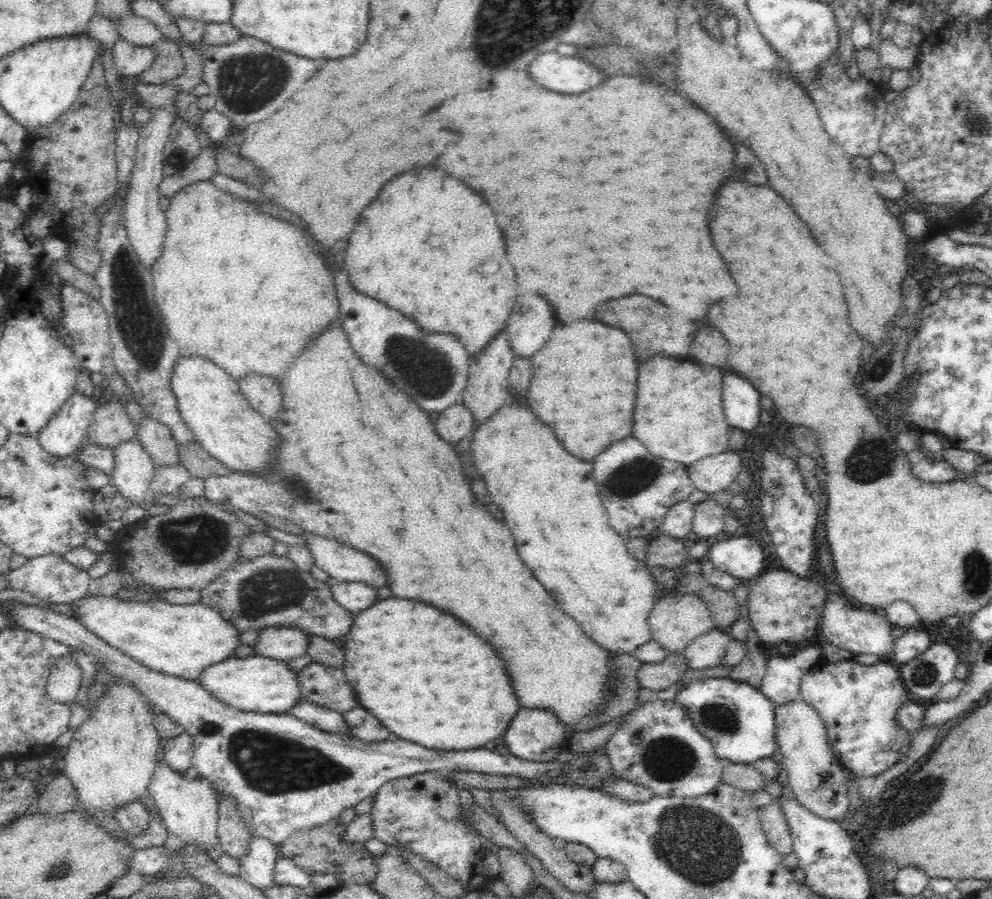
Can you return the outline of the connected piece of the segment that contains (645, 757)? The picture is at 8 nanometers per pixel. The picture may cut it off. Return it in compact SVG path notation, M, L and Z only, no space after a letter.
M673 698L650 700L625 715L616 734L605 744L605 754L620 778L650 788L661 797L696 798L712 792L723 782L722 760Z

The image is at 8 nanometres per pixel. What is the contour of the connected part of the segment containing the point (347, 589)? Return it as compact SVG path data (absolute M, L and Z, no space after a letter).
M328 581L333 600L342 608L356 614L374 605L379 599L377 590L362 582Z

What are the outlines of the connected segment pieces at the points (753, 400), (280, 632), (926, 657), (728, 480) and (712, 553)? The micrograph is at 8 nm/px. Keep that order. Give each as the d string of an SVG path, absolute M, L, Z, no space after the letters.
M724 374L723 413L730 427L743 431L757 430L760 424L760 394L736 374Z
M266 627L258 632L254 655L288 661L306 653L309 634L298 627Z
M934 642L916 658L897 666L912 700L922 704L932 700L942 686L954 679L957 660L952 646Z
M727 451L694 462L687 472L694 489L709 496L728 490L742 468L740 456Z
M733 534L712 543L706 558L714 567L739 581L748 581L760 575L764 564L762 548L743 534Z

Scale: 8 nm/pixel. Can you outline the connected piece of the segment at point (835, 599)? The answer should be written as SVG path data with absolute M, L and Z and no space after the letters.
M828 594L826 604L824 604L823 613L819 618L821 636L830 644L834 644L853 655L873 654L878 656L880 661L891 661L891 654L894 648L894 637L890 631L892 626L886 620L886 617L879 616L874 610L856 609L849 604L845 596L838 594Z

